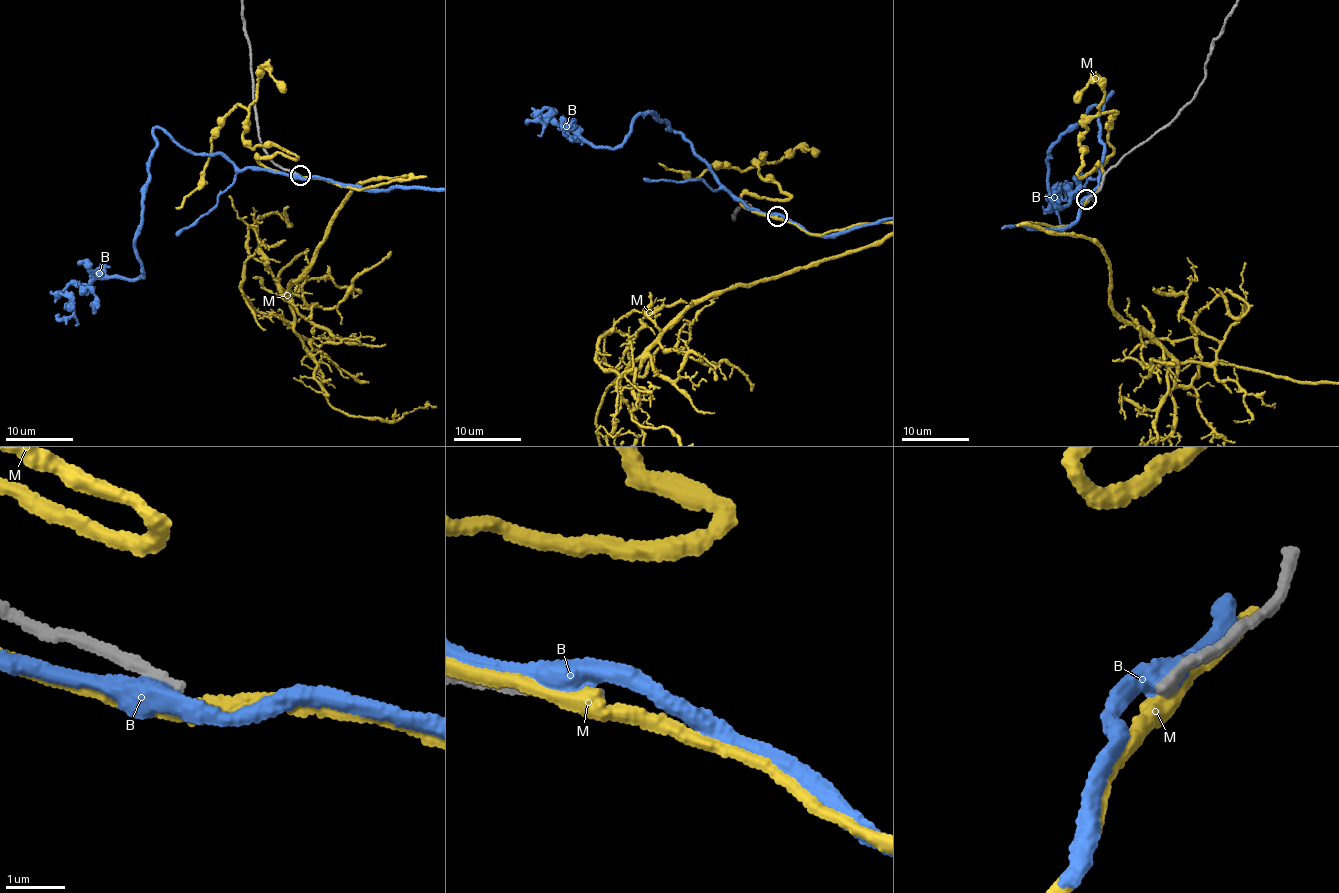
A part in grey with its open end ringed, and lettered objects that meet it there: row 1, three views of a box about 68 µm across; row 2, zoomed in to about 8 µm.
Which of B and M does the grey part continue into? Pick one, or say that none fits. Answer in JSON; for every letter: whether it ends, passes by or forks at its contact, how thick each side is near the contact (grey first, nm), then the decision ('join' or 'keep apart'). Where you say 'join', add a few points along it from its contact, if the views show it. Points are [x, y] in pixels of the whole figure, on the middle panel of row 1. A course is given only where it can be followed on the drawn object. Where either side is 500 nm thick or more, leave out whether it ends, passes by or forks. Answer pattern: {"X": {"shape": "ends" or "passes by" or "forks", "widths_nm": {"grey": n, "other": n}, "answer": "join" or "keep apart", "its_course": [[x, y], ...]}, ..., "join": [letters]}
{"B": {"shape": "passes by", "widths_nm": {"grey": 220, "other": 400}, "answer": "keep apart"}, "M": {"shape": "passes by", "widths_nm": {"grey": 200, "other": 280}, "answer": "keep apart"}, "join": []}

